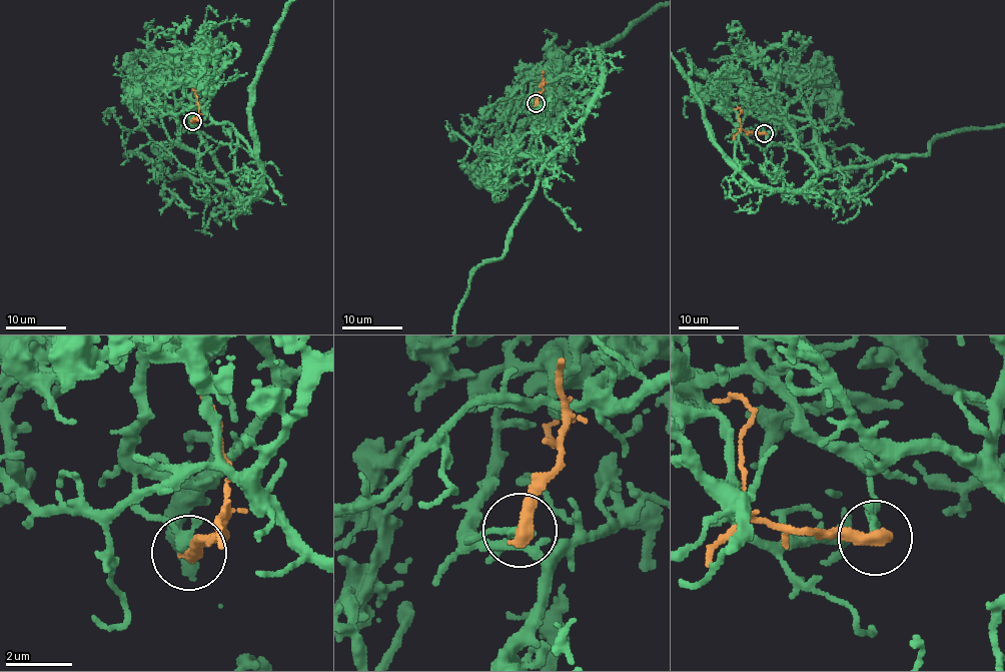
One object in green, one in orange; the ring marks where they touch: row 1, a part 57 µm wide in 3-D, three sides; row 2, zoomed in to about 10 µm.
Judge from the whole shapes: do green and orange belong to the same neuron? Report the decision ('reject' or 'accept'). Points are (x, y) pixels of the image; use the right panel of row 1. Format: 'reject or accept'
reject

